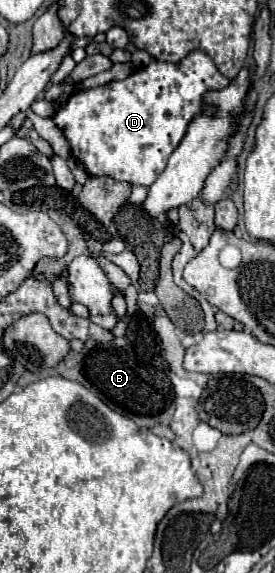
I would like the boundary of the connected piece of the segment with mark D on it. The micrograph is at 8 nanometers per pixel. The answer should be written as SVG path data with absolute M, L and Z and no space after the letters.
M196 50L188 54L188 58L180 60L178 64L168 64L168 62L158 62L152 60L150 66L132 72L124 80L110 82L106 86L90 88L76 92L70 96L70 100L54 114L56 126L64 132L72 146L72 156L78 158L90 176L112 176L122 182L130 184L144 184L150 186L158 174L166 168L168 156L174 152L174 148L180 144L180 140L186 134L188 122L200 112L200 98L208 90L220 90L228 86L228 78L224 78L212 58L208 54Z

